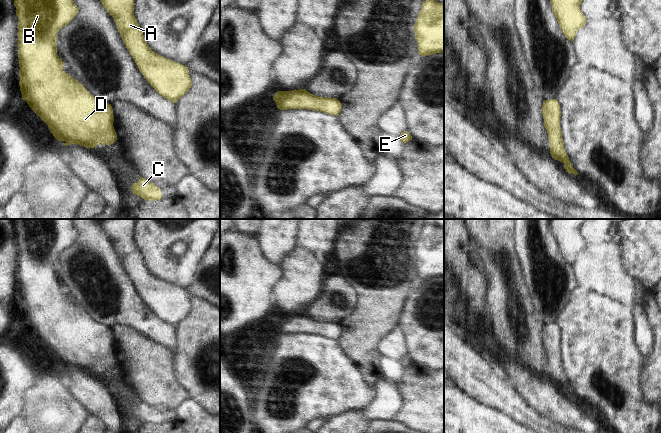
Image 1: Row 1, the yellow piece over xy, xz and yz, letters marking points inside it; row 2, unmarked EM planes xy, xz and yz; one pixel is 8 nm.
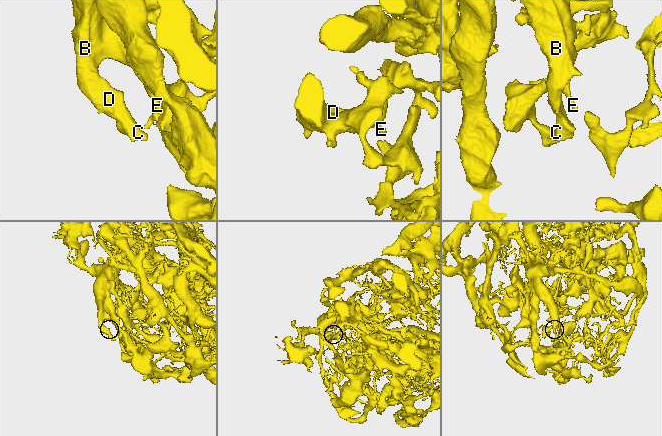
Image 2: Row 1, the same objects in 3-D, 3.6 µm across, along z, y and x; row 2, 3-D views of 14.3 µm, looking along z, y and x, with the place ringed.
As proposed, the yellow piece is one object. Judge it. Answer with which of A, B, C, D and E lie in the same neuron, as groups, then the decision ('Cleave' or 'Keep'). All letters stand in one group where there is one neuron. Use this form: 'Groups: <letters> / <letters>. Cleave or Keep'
Groups: A B C D E. Keep

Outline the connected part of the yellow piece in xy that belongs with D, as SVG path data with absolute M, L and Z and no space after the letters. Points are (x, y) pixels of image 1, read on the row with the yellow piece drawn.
M14 0L18 17L18 59L19 86L22 99L48 125L51 133L62 141L62 145L78 144L86 148L95 148L101 143L111 145L117 140L113 122L114 115L111 104L91 95L87 89L63 71L64 62L57 54L57 35L78 13L79 9L73 0Z

